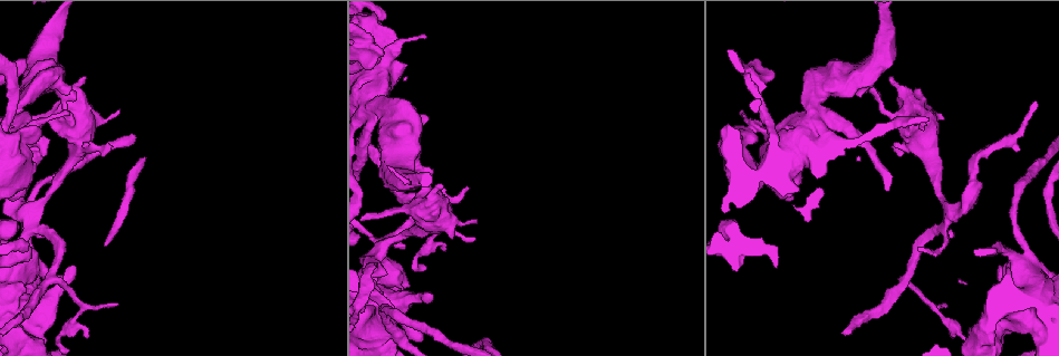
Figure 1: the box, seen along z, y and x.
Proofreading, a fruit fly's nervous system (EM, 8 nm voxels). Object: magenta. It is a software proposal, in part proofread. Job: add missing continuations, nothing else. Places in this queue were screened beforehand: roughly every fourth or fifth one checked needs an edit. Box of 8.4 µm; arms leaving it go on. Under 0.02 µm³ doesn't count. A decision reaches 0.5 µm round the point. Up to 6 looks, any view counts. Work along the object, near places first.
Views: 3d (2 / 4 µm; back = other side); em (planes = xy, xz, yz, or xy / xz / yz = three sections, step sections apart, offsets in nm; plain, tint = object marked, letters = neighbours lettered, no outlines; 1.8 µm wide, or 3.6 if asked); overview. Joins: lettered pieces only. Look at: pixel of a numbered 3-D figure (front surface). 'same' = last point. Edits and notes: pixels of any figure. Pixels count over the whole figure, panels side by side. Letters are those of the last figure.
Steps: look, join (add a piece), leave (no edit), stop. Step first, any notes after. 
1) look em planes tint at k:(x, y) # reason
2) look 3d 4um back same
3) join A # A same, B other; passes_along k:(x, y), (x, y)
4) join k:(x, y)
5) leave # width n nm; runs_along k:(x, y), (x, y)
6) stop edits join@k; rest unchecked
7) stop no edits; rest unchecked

look 3d 4um at 1:(27, 269) # four-way junction

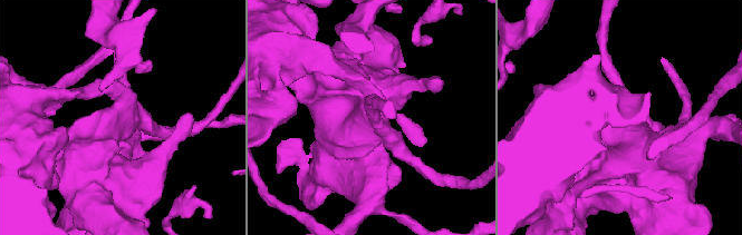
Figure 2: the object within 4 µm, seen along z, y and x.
look em 3.6um planes plain at 2:(122, 121) # arms 4

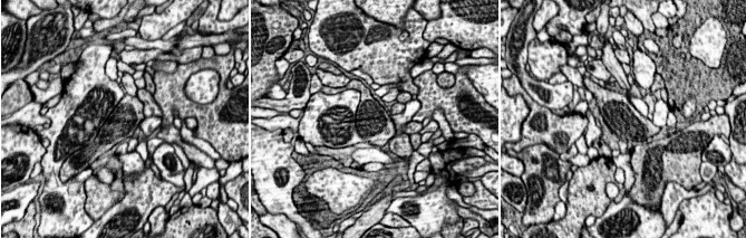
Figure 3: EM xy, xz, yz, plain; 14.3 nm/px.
look em 3.6um planes letters same # what lies round it

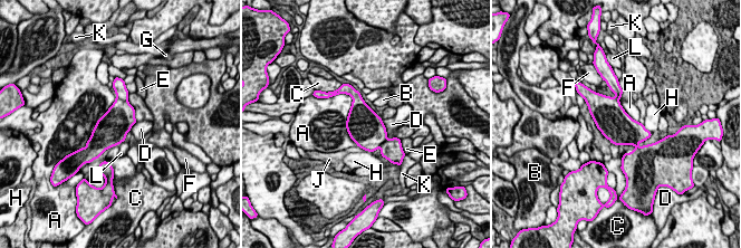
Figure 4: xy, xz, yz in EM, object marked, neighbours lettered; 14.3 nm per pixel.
leave # A other, B other, C other, D other, E other, F other, G other, H other, J other, K other, L other; border 4:(344, 93), (352, 98), (346, 121); no lettered piece goes on from it

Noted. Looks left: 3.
look em planes letters at 1:(44, 122) # thick turns thin

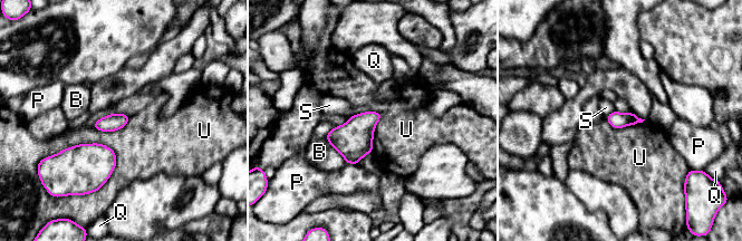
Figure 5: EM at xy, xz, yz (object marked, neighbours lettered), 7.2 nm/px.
leave # width 110 nm; B other, P other, Q other, S other, U other; none of them fits

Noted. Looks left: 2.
look em planes letters at 1:(29, 256) # branch stops here

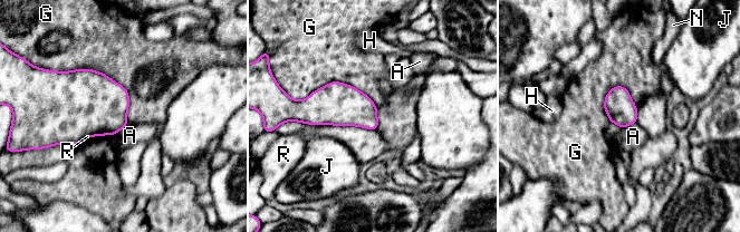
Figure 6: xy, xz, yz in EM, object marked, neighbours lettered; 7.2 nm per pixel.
leave # A other, G other, H other, J other, N other, R other; no lettered piece goes on from it

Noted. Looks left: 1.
stop no edits; rest unchecked

